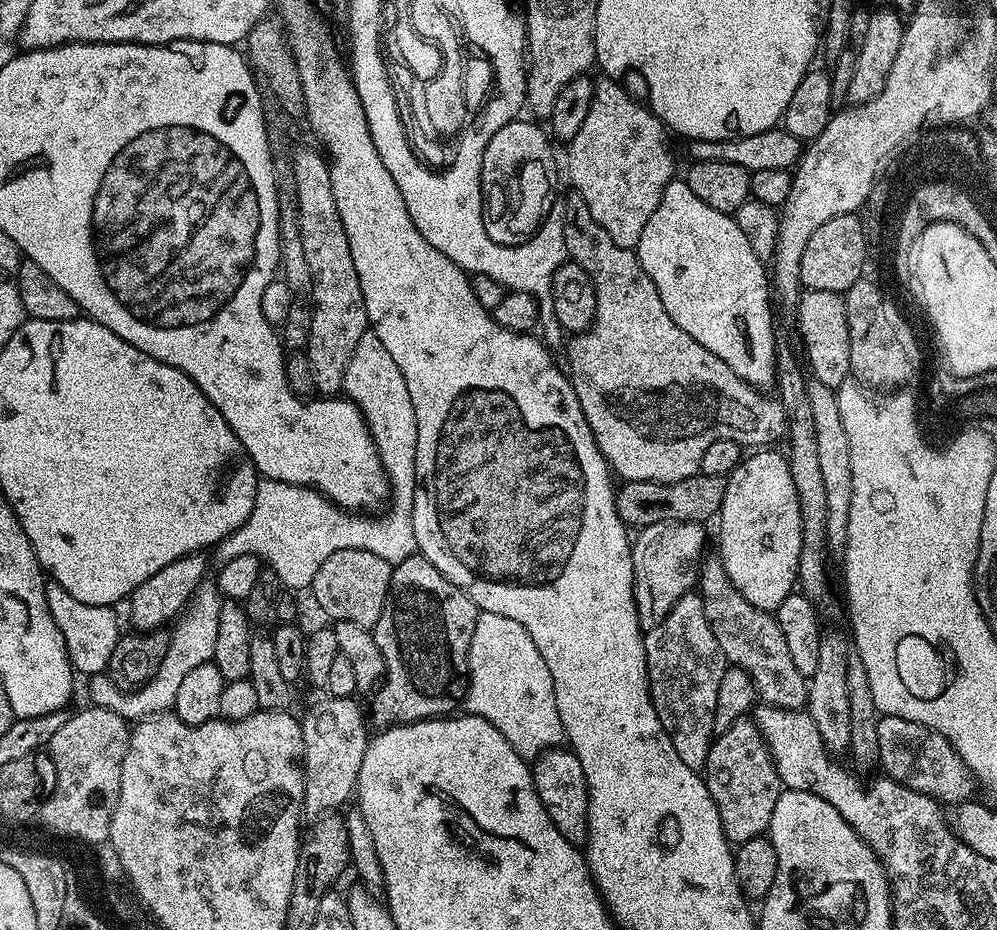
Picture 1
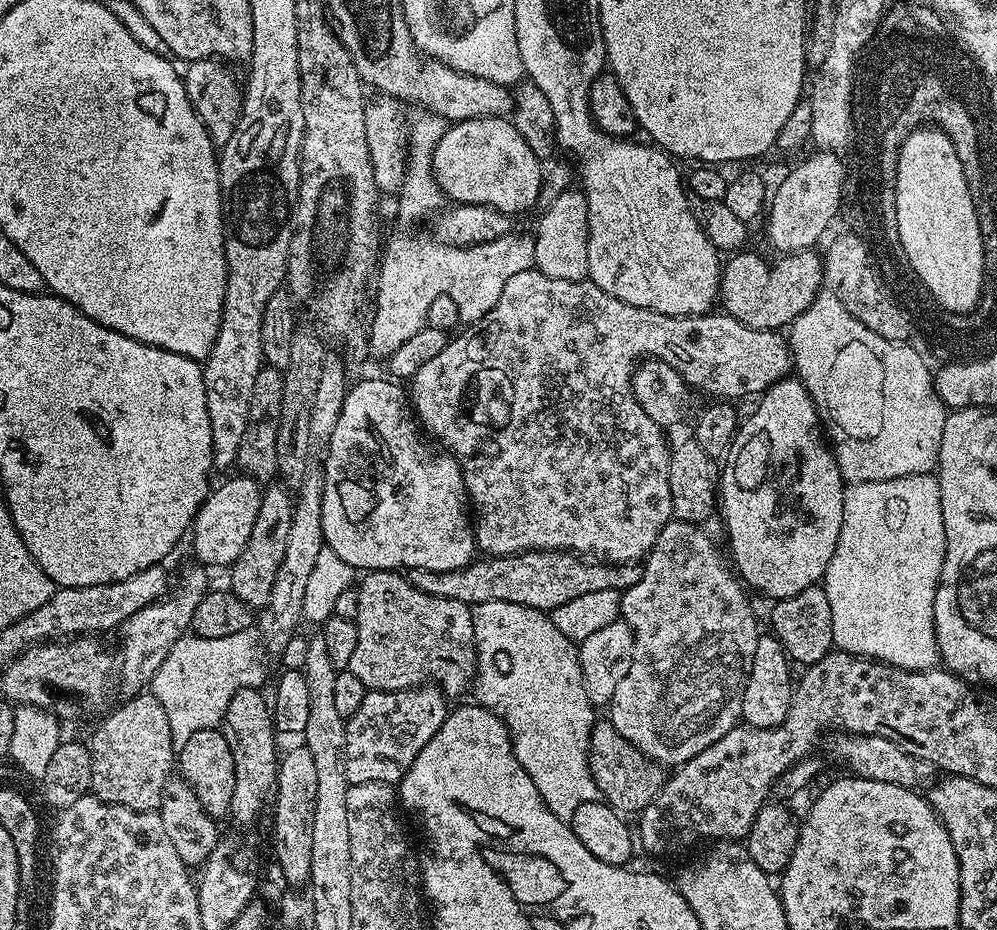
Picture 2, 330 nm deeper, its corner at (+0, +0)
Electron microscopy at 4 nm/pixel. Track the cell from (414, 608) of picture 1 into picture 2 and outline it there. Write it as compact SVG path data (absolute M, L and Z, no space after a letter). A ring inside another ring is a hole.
M431 682L397 692L365 691L362 706L358 706L358 710L354 710L354 714L346 720L344 761L349 785L362 782L399 785L414 758L418 758L422 746L438 734L449 711L449 701Z

